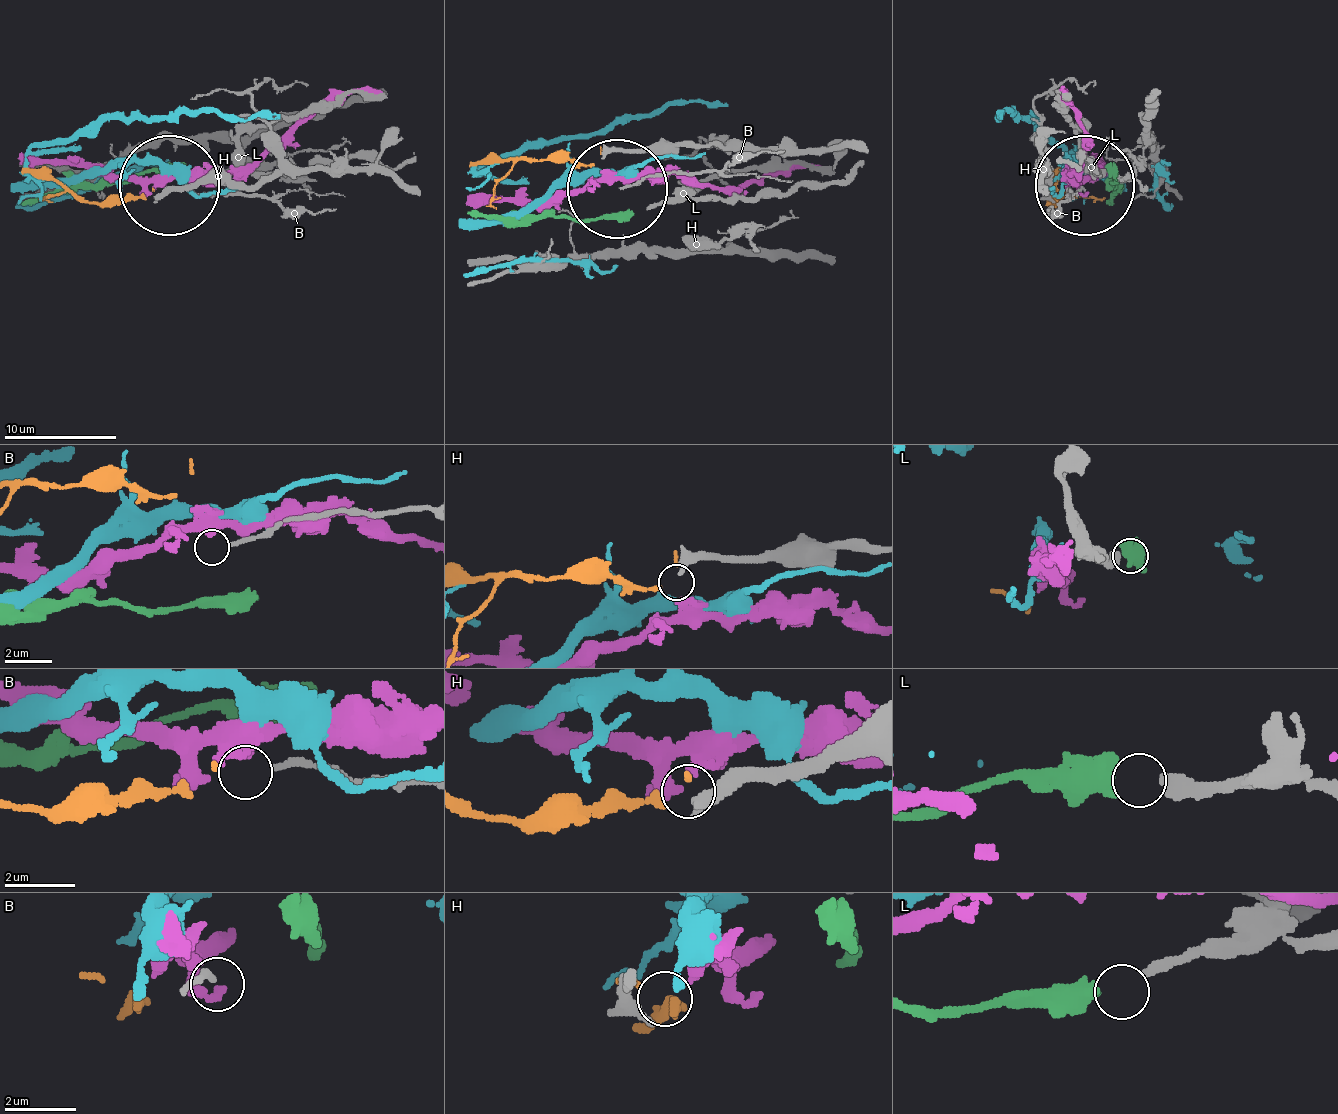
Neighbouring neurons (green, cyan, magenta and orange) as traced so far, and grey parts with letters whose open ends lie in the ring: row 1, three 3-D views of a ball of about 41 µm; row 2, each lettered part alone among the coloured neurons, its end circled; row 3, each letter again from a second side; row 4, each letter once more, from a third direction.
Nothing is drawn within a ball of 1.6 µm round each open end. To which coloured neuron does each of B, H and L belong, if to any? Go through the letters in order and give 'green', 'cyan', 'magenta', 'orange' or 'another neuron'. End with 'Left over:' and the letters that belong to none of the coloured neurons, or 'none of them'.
B: another neuron
H: orange
L: green
Left over: B

